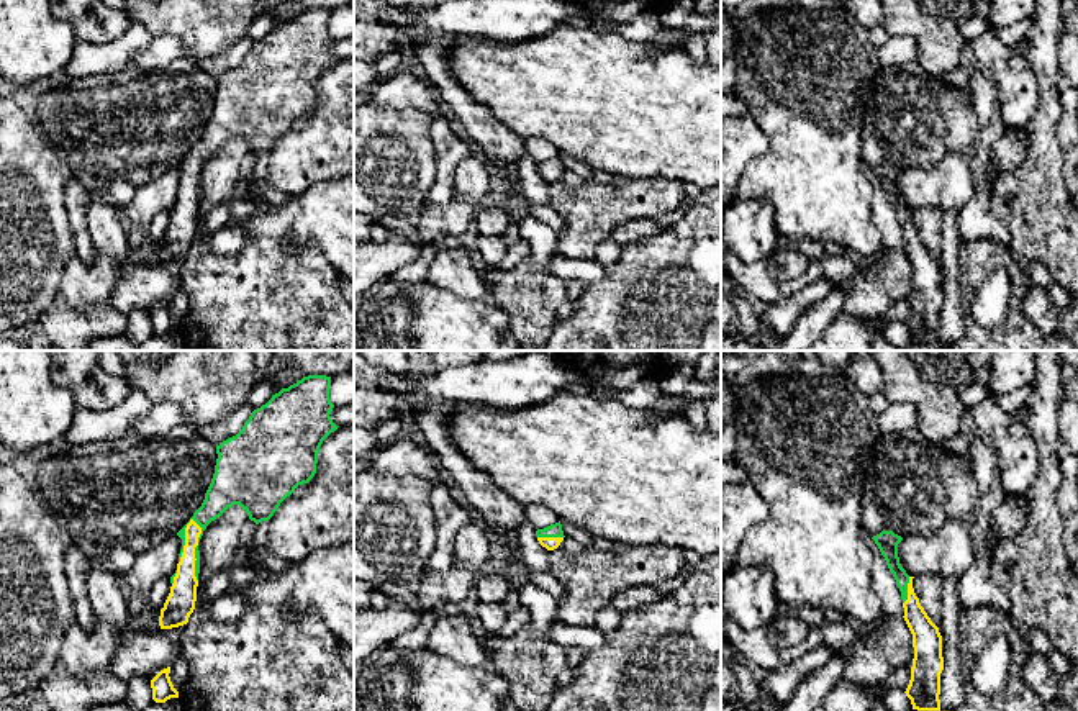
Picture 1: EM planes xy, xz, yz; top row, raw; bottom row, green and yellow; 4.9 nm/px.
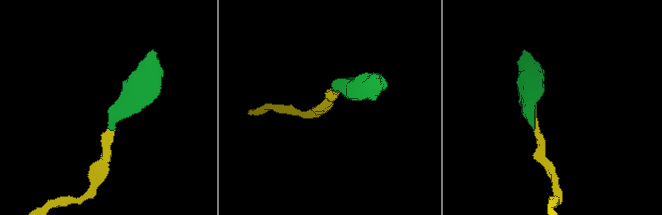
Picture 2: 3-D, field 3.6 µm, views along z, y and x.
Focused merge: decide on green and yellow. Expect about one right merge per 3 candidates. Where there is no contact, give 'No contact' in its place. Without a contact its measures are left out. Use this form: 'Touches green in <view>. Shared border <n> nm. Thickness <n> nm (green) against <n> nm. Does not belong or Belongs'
Touches green in yz. Shared border 140 nm. Thickness 100 nm (green) against 140 nm. Belongs

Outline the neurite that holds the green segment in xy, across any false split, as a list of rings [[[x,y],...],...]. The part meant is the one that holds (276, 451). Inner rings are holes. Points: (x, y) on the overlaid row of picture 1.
[[[303,377],[288,388],[282,388],[272,395],[265,405],[251,413],[236,436],[216,446],[218,459],[205,500],[190,521],[177,532],[182,539],[182,549],[177,570],[170,577],[170,593],[161,609],[161,629],[187,624],[195,609],[200,573],[198,542],[211,521],[220,518],[233,505],[239,505],[256,524],[269,521],[280,503],[298,485],[308,483],[315,477],[319,447],[339,428],[329,416],[334,408],[329,400],[329,387],[331,377]]]

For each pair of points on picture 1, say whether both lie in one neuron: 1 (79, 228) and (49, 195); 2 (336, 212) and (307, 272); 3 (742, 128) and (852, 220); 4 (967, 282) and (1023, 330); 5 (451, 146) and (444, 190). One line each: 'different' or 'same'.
1: different
2: different
3: different
4: same
5: same

